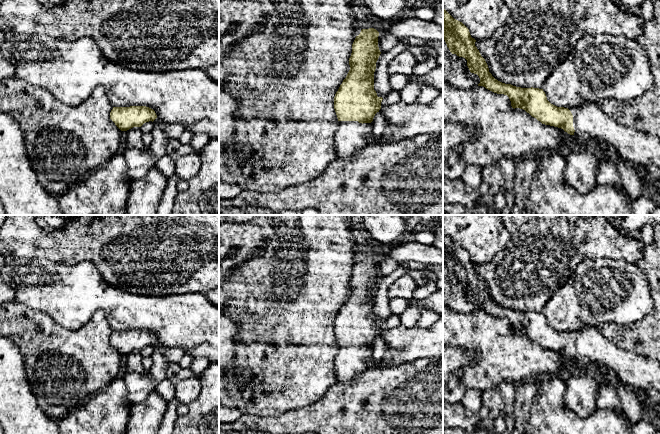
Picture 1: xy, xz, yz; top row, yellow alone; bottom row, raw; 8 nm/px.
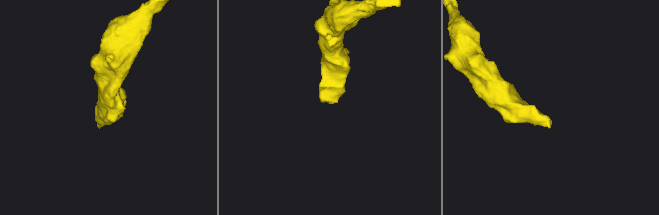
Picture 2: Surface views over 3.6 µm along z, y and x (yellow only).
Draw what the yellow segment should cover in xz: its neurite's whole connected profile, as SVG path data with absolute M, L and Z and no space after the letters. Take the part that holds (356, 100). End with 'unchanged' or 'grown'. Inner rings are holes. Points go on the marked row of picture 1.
M362 29L352 44L350 70L334 97L339 126L334 135L337 158L346 159L371 143L371 122L381 109L382 97L374 90L374 72L381 54L379 32Z; grown

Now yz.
M443 7L443 40L452 54L467 60L471 73L480 78L478 86L507 95L512 108L520 108L542 124L563 129L570 135L581 135L603 140L612 145L623 159L636 165L660 169L660 140L653 135L626 128L607 116L601 106L594 102L572 108L551 104L543 89L521 88L495 79L489 72L485 59L475 46L469 29L454 19Z; grown

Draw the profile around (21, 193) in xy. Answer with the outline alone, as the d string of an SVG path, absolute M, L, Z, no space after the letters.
M0 112L0 201L6 215L65 215L33 171L17 120Z

